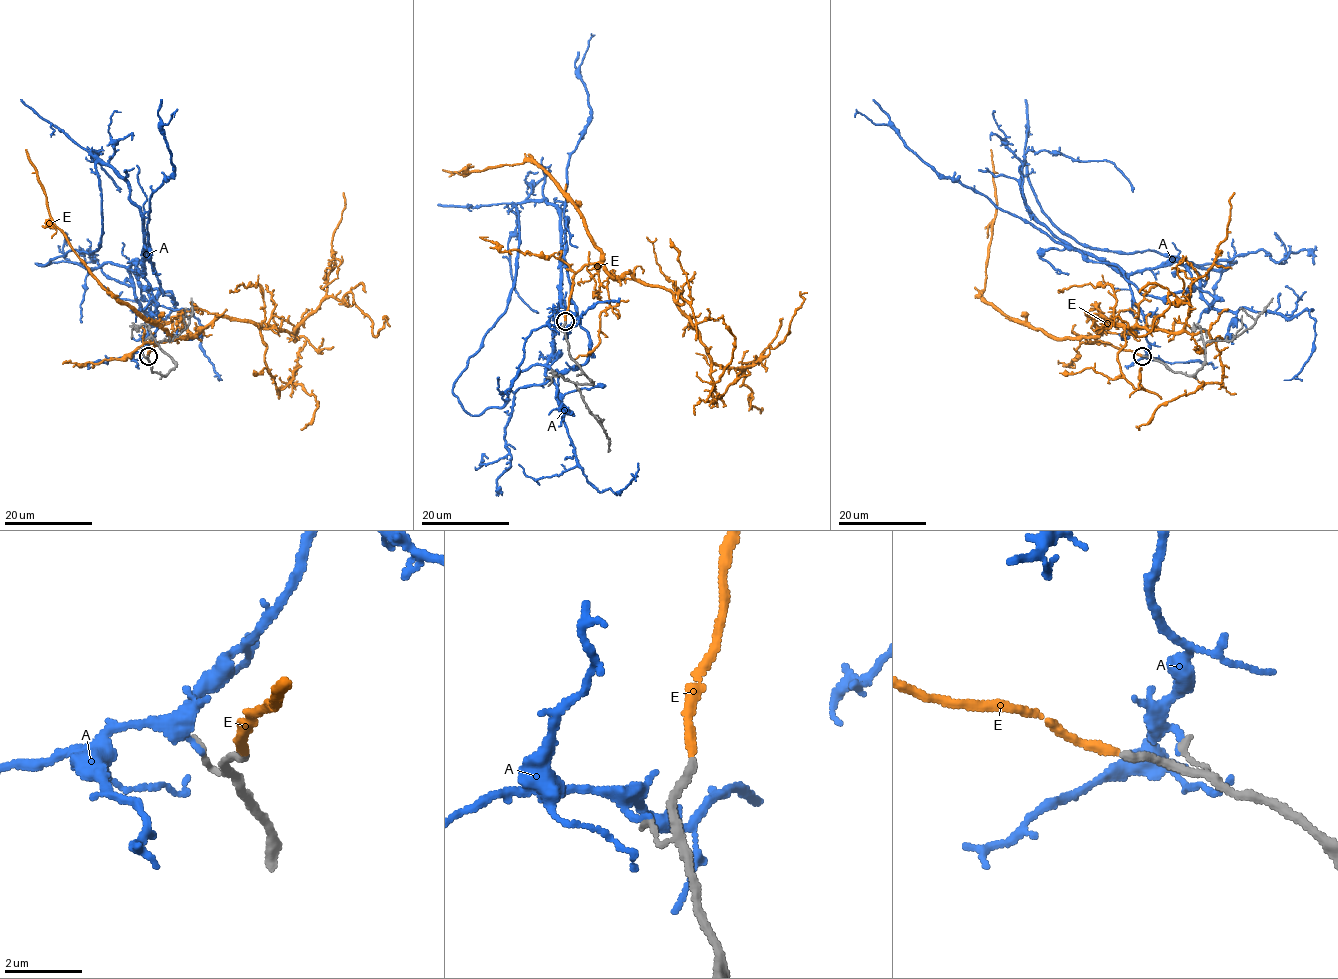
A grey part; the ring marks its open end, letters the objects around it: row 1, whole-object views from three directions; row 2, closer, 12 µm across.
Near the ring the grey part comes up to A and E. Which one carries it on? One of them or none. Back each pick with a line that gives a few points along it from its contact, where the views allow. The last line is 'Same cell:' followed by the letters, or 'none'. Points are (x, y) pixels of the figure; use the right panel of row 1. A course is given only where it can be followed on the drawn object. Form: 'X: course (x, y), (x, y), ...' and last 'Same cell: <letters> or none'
E: course (1143, 356), (1084, 336), (1094, 336), (1100, 316), (1206, 332), (1220, 337), (1223, 374), (1161, 404), (1139, 428)
Same cell: E

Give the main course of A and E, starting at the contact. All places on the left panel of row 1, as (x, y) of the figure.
A: (143, 355), (156, 328), (156, 303), (133, 261), (140, 310), (163, 319), (189, 310), (220, 380)
E: (148, 356), (219, 316), (297, 332), (306, 343), (290, 382), (318, 404), (300, 428)

